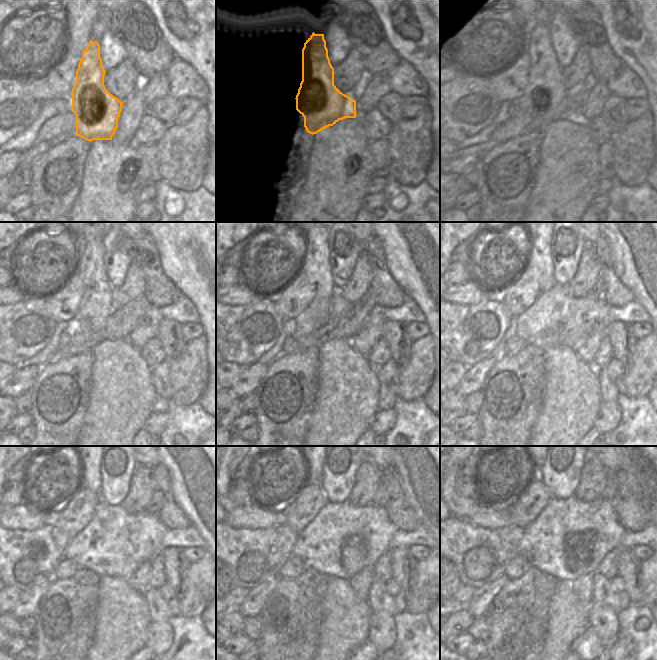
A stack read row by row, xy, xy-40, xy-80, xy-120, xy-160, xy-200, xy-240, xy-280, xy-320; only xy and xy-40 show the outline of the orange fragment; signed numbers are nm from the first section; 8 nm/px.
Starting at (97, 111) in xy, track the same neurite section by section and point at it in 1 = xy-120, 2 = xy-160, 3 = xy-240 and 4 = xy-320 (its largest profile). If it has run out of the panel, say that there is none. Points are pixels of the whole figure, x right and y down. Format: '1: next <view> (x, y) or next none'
1: next xy-120 (97, 304)
2: next xy-160 (315, 263)
3: next xy-240 (91, 479)
4: next xy-320 (537, 466)

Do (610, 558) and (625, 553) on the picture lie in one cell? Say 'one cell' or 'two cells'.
two cells

